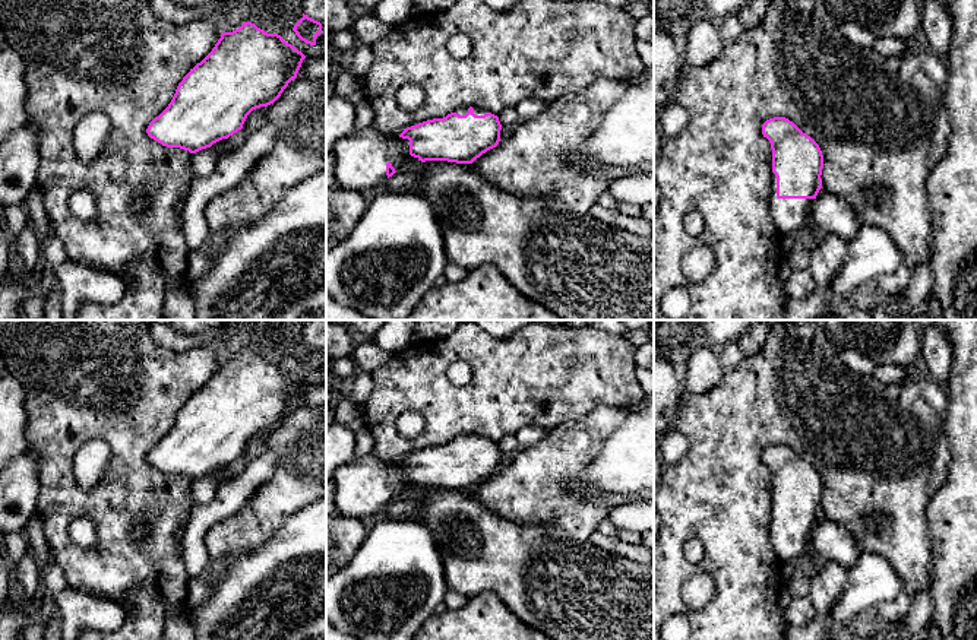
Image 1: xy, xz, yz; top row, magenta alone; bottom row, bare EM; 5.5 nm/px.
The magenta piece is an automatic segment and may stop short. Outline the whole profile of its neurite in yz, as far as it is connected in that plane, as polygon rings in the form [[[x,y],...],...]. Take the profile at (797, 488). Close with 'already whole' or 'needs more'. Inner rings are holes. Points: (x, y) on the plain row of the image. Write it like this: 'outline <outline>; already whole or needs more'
outline [[[785,444],[762,452],[772,476],[769,541],[781,563],[810,551],[813,527],[822,516],[819,472]]]; needs more

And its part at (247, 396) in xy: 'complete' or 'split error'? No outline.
complete

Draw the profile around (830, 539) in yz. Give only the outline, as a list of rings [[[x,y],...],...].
[[[823,514],[813,527],[810,551],[822,555],[828,561],[842,565],[845,570],[851,568],[860,555],[851,533]]]

